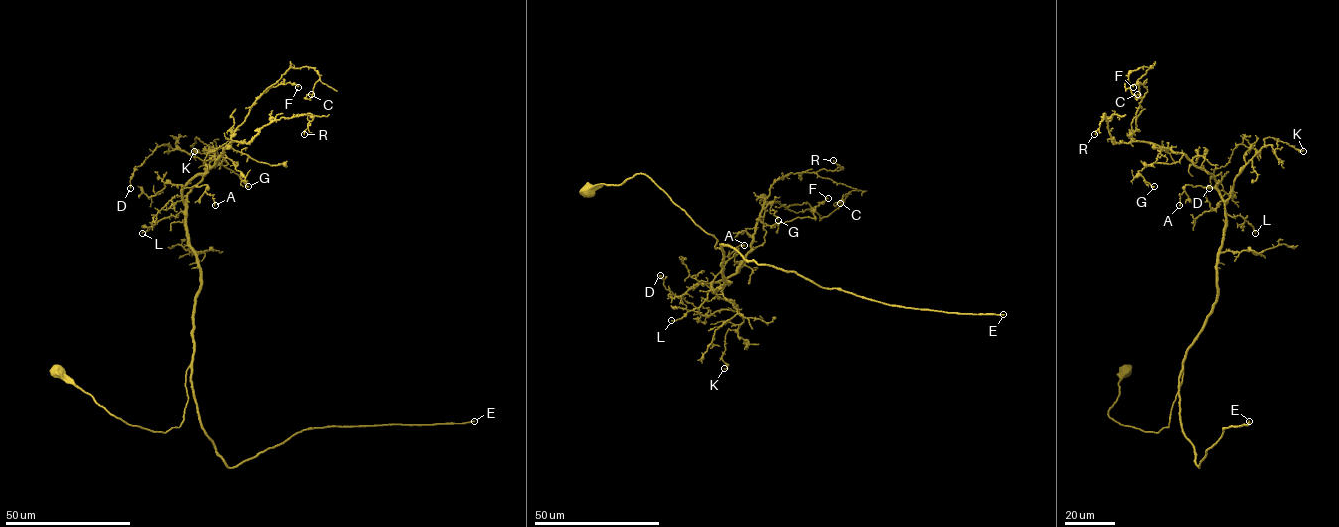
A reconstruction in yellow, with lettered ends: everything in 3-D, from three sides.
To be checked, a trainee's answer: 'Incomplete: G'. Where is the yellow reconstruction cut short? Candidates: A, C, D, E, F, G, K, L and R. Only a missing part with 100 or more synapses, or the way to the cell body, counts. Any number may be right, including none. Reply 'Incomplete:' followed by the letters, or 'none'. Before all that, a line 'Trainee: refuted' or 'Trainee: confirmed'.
Trainee: refuted
Incomplete: E

